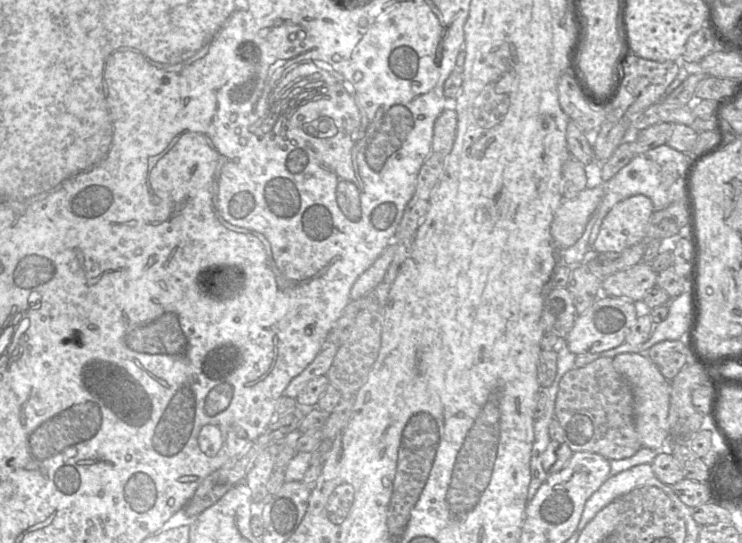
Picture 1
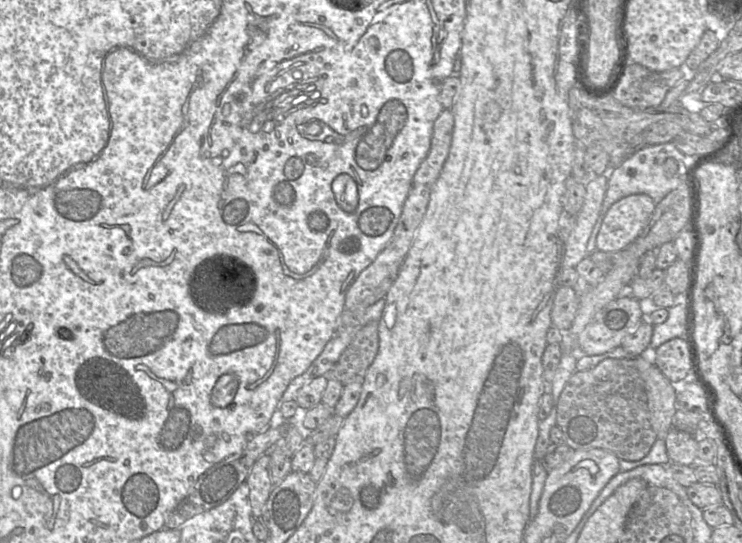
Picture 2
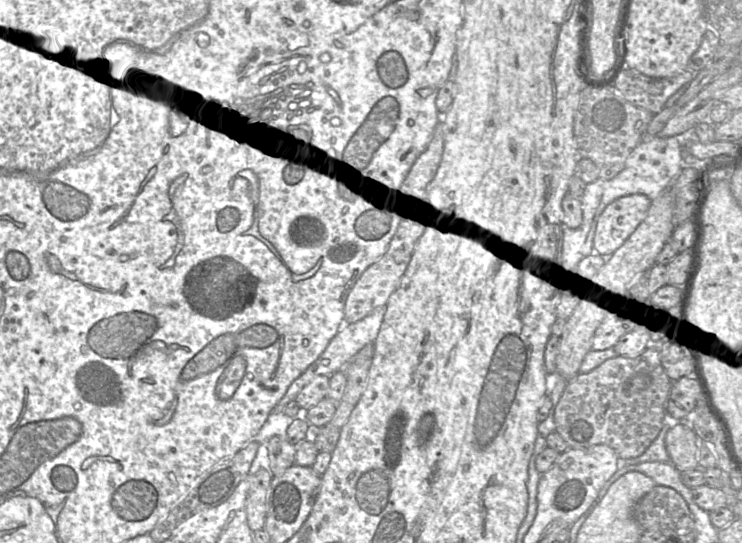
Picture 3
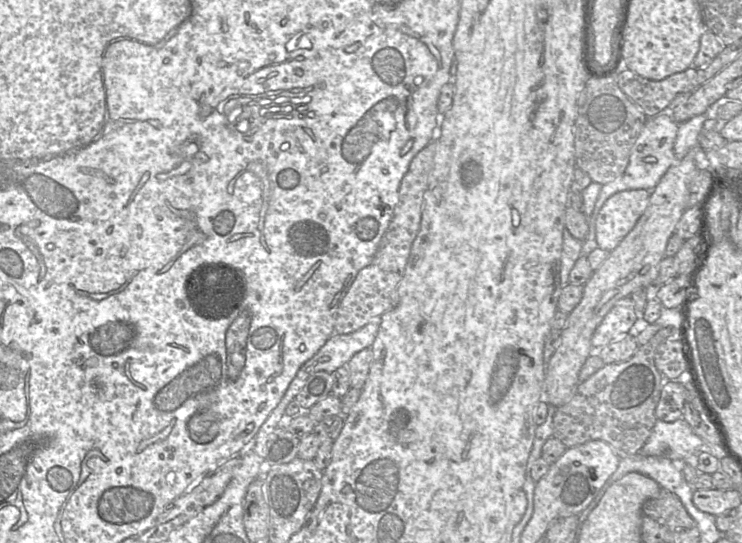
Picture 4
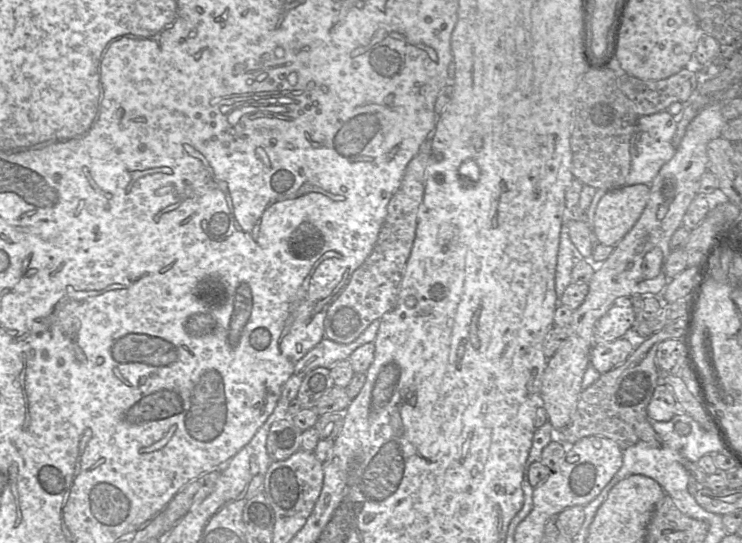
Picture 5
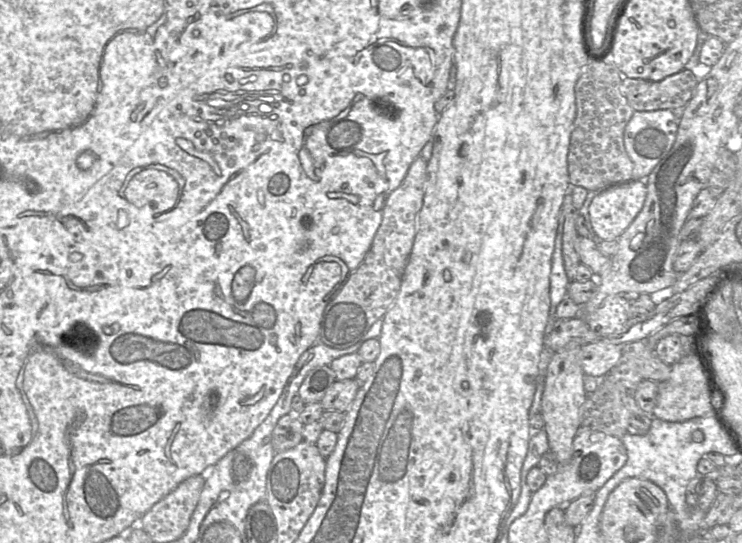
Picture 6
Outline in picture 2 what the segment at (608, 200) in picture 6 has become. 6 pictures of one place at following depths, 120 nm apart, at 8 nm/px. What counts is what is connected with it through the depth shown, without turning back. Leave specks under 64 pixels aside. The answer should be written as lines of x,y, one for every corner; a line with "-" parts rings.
632,194
615,202
602,221
597,250
616,252
632,243
648,224
655,205
647,194

